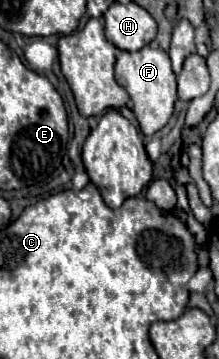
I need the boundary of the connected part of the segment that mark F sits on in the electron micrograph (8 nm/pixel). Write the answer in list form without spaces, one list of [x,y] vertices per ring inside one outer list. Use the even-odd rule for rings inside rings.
[[[146,45],[136,53],[122,51],[116,59],[116,79],[132,99],[132,111],[144,135],[154,135],[170,121],[174,113],[174,101],[178,99],[178,95],[176,95],[176,75],[170,67],[170,57],[166,51],[154,45]]]

